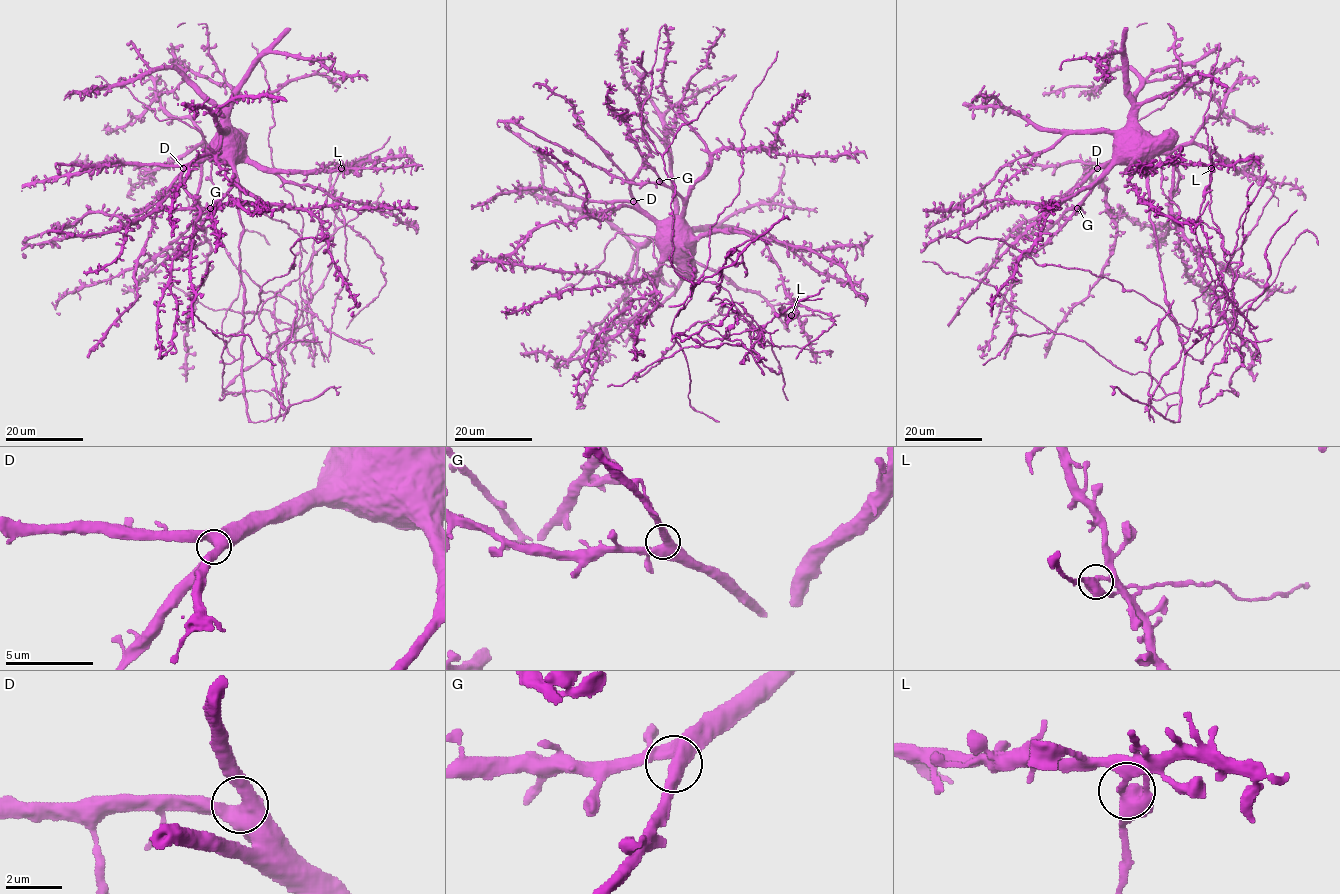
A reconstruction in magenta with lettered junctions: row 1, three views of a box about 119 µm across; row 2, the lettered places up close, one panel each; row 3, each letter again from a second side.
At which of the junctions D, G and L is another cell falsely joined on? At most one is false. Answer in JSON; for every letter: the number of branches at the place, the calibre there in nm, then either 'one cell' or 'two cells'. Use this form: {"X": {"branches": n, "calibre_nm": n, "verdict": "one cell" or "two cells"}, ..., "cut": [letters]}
{"D": {"branches": 3, "calibre_nm": 460, "verdict": "one cell"}, "G": {"branches": 3, "calibre_nm": 420, "verdict": "one cell"}, "L": {"branches": 3, "calibre_nm": 440, "verdict": "two cells"}, "cut": ["L"]}

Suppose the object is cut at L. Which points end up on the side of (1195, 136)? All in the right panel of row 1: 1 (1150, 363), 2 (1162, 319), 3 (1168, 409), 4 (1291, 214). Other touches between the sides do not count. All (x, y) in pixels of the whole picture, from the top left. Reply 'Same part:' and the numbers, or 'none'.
Same part: 3

